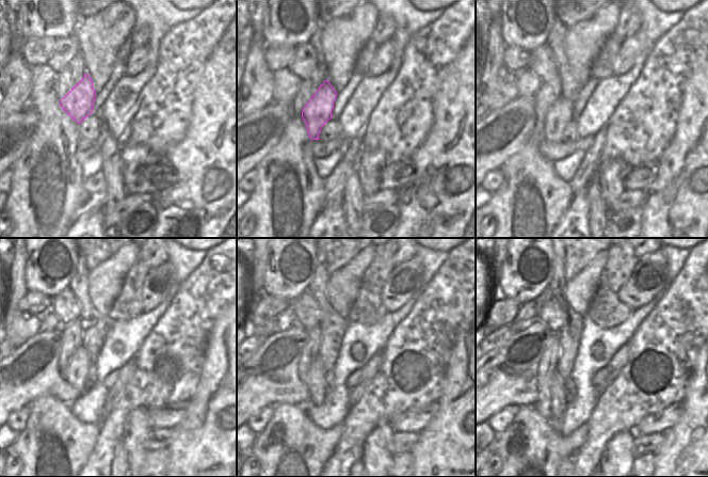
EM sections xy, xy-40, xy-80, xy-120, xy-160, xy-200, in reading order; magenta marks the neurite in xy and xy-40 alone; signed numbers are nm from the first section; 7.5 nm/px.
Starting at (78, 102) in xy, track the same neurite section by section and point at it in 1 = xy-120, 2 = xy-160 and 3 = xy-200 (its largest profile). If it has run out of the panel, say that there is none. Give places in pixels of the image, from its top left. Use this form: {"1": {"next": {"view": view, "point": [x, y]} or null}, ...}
{"1": {"next": {"view": "xy-120", "point": [76, 371]}}, "2": {"next": {"view": "xy-160", "point": [316, 380]}}, "3": {"next": {"view": "xy-200", "point": [558, 400]}}}

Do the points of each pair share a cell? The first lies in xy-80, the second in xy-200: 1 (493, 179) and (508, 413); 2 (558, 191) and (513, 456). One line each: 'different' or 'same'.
1: same
2: same

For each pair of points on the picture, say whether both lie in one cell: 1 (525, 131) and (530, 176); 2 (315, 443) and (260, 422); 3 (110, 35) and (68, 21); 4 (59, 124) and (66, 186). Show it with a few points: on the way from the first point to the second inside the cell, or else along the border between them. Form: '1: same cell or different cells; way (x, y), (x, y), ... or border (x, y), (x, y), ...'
1: different cells; border (536, 122), (533, 136), (505, 159)
2: different cells; border (274, 407), (272, 417), (267, 426), (257, 434)
3: different cells; border (79, 22), (73, 34)
4: same cell; way (59, 139), (61, 171)

